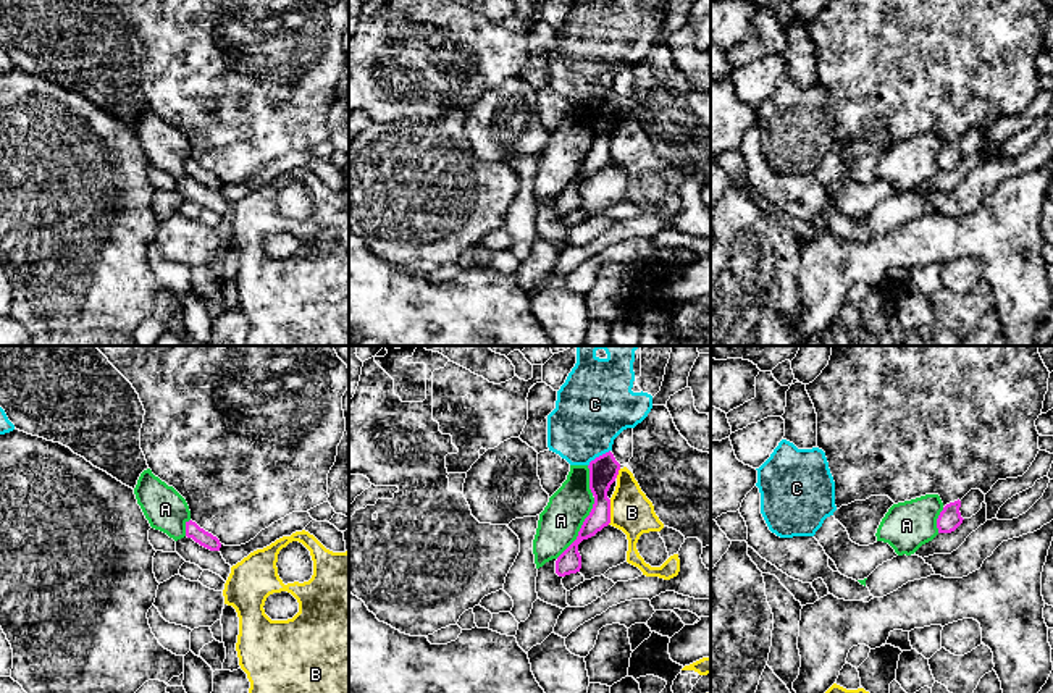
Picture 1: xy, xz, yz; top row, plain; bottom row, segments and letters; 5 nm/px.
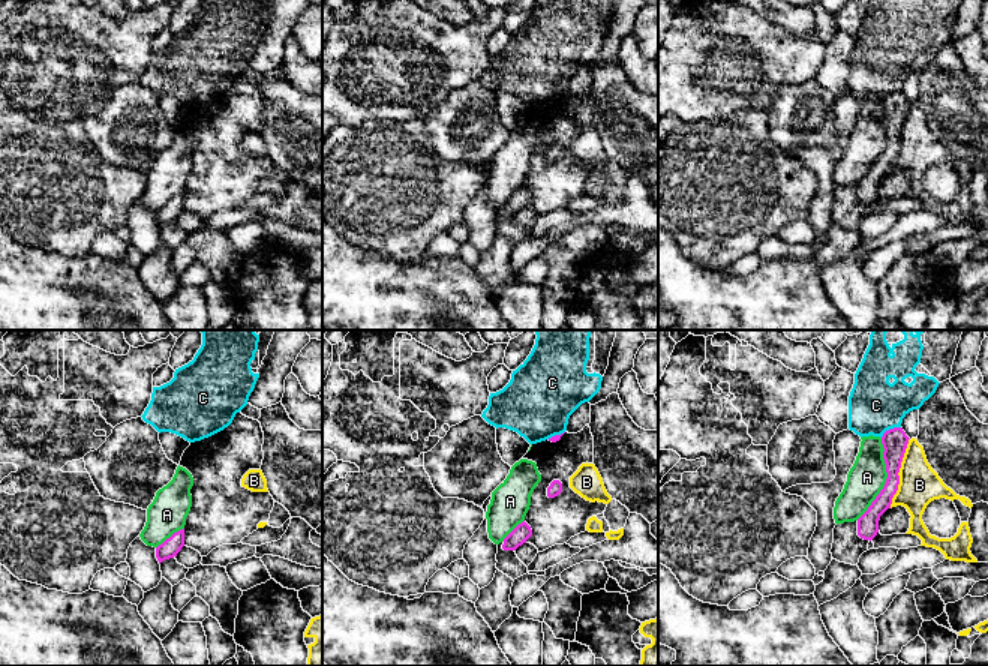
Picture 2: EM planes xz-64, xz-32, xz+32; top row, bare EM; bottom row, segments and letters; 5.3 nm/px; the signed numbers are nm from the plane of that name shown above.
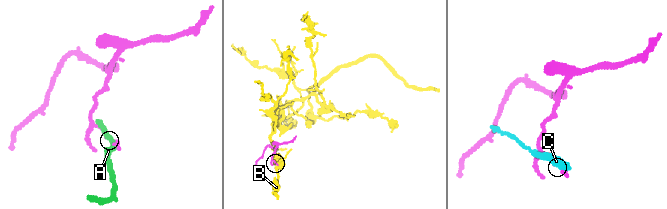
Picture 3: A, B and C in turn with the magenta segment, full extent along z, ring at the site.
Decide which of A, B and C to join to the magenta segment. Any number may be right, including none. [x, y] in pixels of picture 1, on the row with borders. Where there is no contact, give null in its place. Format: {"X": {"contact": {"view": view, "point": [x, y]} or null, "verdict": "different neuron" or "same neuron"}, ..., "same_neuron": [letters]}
{"A": {"contact": {"view": "xz", "point": [580, 529]}, "verdict": "different neuron"}, "B": {"contact": {"view": "xz", "point": [609, 512]}, "verdict": "different neuron"}, "C": {"contact": {"view": "xz", "point": [599, 456]}, "verdict": "different neuron"}, "same_neuron": []}

